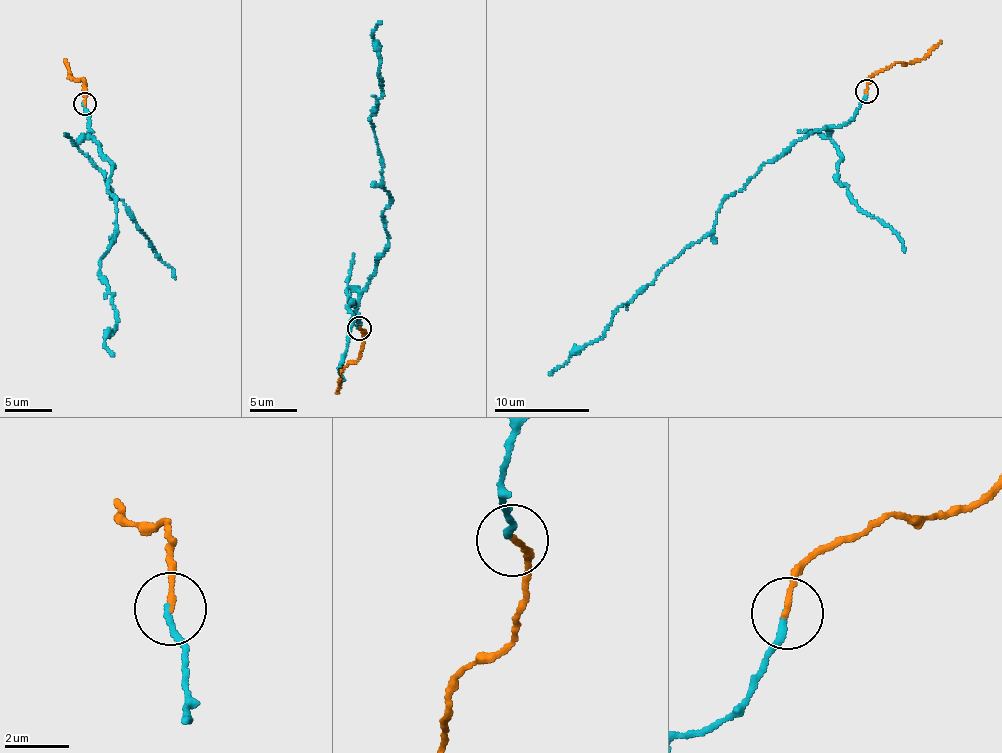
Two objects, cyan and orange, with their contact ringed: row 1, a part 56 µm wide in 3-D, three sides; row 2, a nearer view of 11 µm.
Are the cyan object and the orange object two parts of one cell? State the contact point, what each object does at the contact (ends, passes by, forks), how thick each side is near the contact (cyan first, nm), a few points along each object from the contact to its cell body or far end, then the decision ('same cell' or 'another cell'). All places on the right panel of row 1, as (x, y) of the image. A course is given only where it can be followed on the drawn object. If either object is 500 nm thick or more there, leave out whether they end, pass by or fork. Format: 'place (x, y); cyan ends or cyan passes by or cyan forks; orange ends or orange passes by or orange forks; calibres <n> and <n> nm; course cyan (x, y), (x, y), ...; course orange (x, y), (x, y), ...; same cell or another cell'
place (866, 91); cyan ends; orange ends; calibres 200 and 180 nm; course cyan (865, 90), (855, 116), (815, 129), (768, 162), (721, 202), (714, 228), (549, 375); course orange (867, 90), (867, 81), (875, 74), (897, 62), (913, 63), (941, 40); same cell

